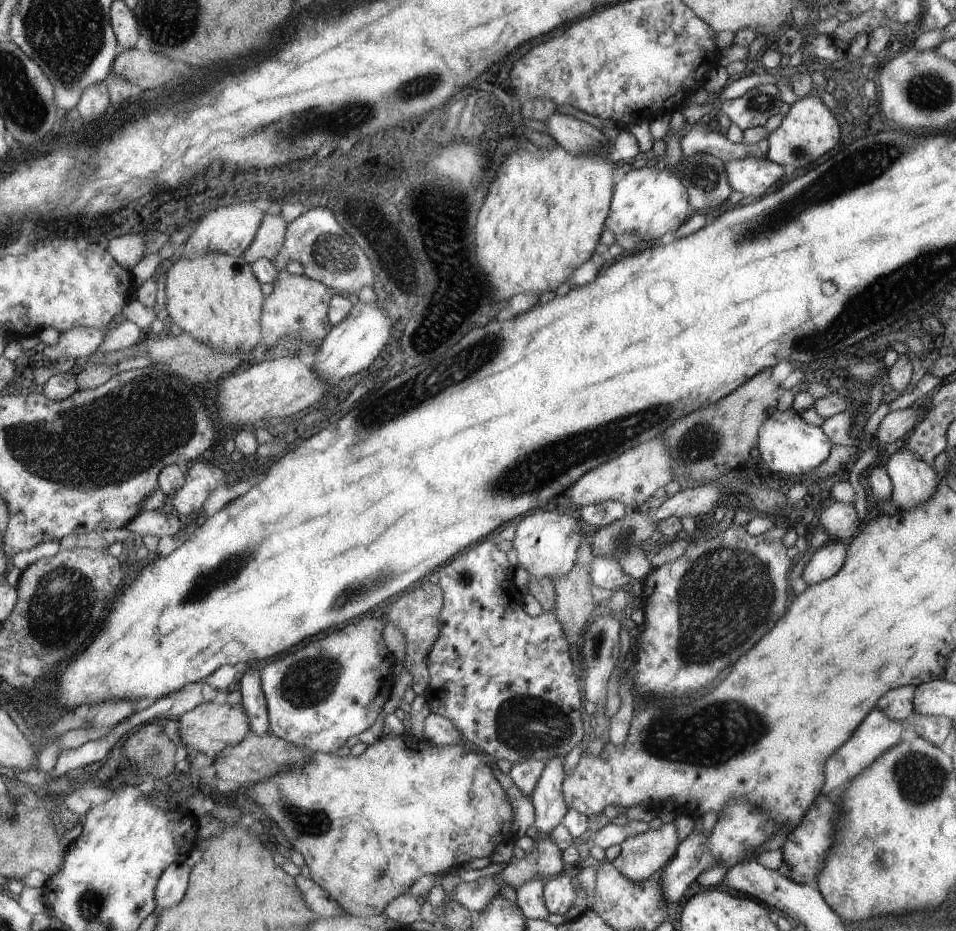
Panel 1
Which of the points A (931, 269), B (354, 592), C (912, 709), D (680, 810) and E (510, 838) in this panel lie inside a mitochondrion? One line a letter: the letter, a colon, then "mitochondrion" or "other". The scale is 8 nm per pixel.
A: mitochondrion
B: mitochondrion
C: other
D: other
E: other

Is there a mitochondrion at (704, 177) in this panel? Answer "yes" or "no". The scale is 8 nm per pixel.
yes

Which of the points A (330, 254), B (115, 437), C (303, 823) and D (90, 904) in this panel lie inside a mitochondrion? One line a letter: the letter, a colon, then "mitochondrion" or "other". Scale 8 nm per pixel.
A: mitochondrion
B: mitochondrion
C: mitochondrion
D: mitochondrion

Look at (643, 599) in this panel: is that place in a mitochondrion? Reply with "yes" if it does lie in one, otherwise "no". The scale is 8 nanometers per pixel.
no

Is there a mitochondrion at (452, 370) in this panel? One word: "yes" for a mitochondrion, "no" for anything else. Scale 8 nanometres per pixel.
yes

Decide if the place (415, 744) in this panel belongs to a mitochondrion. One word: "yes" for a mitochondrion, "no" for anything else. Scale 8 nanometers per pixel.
no

